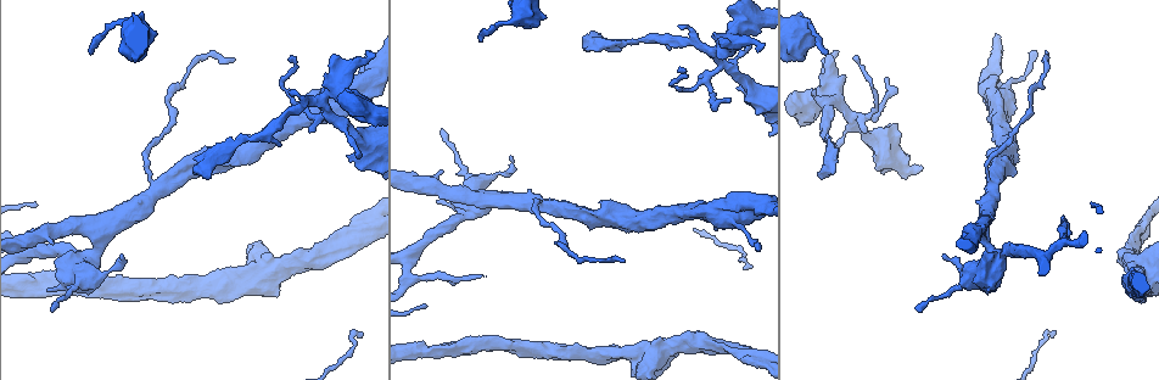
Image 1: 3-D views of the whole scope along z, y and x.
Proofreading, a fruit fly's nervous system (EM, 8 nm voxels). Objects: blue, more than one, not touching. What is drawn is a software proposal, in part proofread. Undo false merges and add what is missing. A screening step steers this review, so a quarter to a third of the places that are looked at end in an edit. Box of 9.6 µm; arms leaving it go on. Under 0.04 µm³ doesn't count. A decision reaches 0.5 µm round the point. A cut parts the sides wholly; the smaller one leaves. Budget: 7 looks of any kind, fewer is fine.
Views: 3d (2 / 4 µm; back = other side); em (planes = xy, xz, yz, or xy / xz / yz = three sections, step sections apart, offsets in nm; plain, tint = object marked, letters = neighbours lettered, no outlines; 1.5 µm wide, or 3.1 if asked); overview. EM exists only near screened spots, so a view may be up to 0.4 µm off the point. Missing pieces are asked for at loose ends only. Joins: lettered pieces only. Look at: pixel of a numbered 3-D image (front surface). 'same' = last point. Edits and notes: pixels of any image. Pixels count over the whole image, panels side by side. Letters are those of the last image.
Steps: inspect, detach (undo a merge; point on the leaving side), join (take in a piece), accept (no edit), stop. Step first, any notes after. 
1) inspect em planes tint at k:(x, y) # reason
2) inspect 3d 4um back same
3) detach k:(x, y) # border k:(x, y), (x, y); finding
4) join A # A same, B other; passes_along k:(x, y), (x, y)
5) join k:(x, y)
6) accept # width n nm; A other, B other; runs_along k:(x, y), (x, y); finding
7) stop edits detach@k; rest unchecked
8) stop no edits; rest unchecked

inspect 3d 2um at 1:(93, 53) # thin end

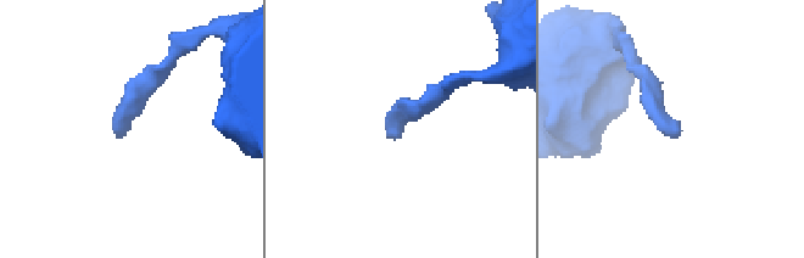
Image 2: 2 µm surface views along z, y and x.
inspect em planes letters at 2:(678, 134) # need the tissue

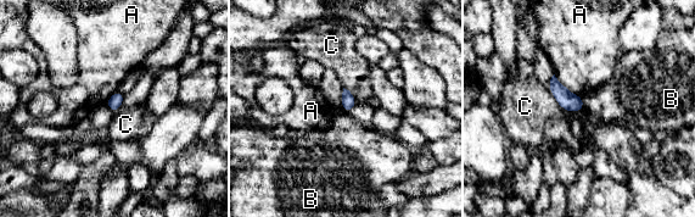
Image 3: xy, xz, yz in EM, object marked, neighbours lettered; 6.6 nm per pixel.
accept # A other, B other, C other; border 3:(581, 98), (584, 107); none of them fits

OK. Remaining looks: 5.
inspect em planes tint at 1:(615, 46) # thick turns thin

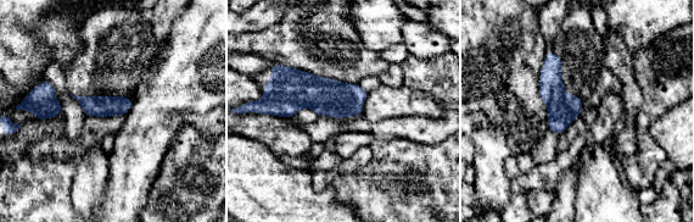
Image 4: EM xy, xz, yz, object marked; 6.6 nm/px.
inspect em planes letters same # what lies round it

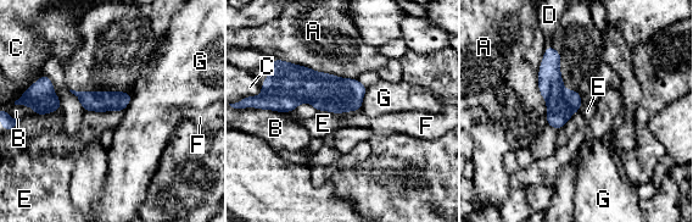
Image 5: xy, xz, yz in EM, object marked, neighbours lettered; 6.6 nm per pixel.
accept # A other, B other, C other, D other, E other, F other, G other; border 5:(61, 107), (34, 116); all the same neuron

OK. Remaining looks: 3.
inspect em planes letters at 1:(994, 266) # calibre changes

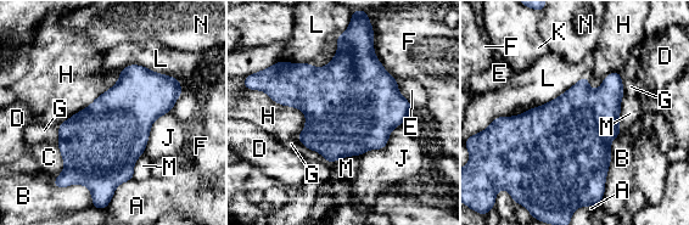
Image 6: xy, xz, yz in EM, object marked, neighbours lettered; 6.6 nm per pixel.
accept # longest_contact L 650 nm; A other, B other, C other, D other, E other, F other, G other, H other, J other, K other, L other, M other, N other; border 6:(121, 71), (111, 86), (57, 125); one neuron here

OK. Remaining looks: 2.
stop no edits; rest unchecked

